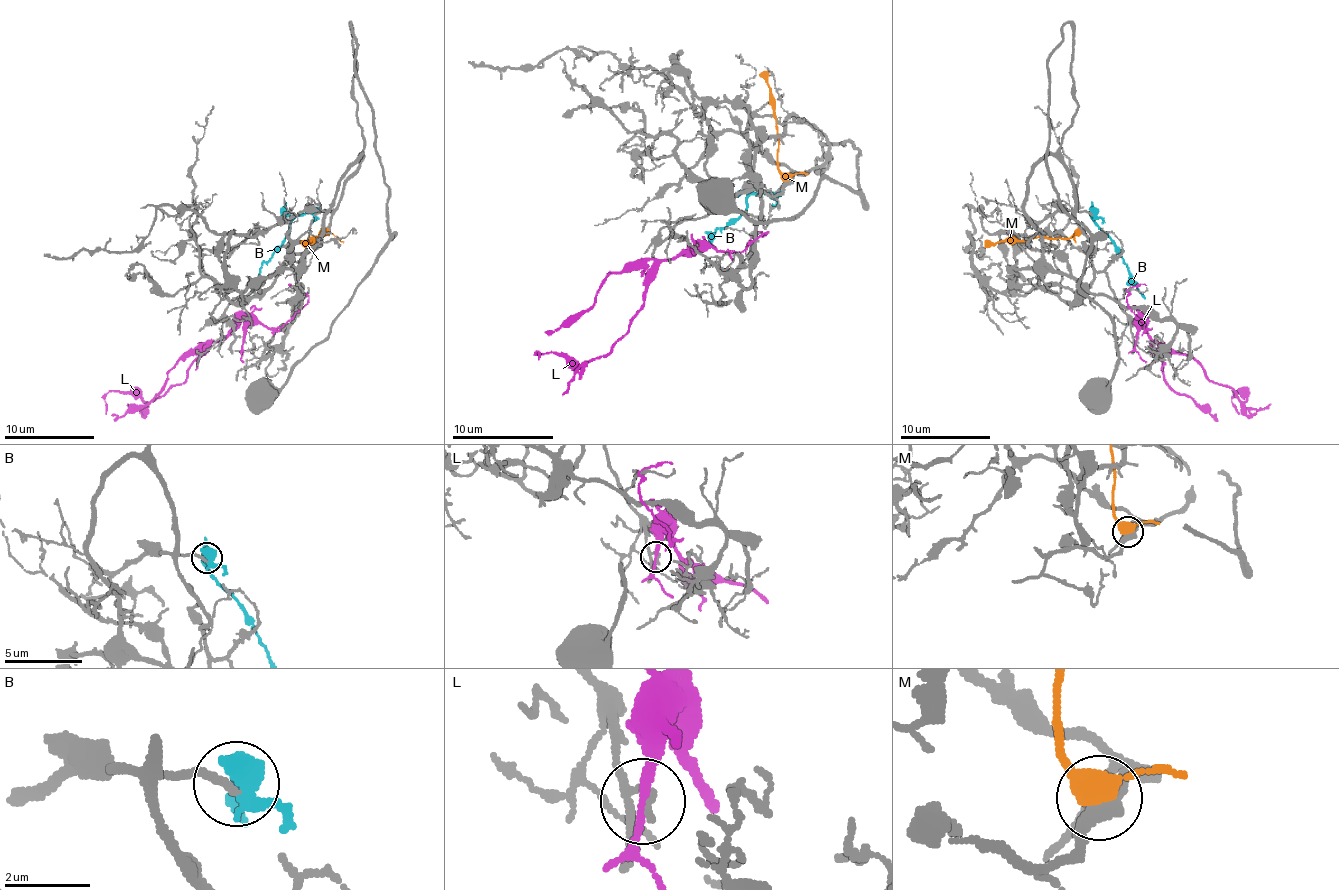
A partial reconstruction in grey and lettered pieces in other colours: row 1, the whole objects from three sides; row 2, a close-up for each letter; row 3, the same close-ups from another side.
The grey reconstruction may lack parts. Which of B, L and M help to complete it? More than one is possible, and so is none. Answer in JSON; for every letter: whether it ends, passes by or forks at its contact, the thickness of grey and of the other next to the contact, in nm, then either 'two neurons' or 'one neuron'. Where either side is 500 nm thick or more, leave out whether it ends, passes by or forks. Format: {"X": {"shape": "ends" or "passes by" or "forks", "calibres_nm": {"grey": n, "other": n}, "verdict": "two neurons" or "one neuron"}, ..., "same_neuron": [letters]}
{"B": {"calibres_nm": {"grey": 170, "other": 500}, "verdict": "one neuron"}, "L": {"shape": "passes by", "calibres_nm": {"grey": 160, "other": 200}, "verdict": "two neurons"}, "M": {"shape": "passes by", "calibres_nm": {"grey": 320, "other": 460}, "verdict": "two neurons"}, "same_neuron": ["B"]}

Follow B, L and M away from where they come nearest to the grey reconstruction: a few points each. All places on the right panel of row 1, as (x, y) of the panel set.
B: (1093, 214), (1129, 268), (1131, 283), (1145, 299)
L: (1136, 339), (1140, 324), (1156, 344), (1192, 357), (1214, 382), (1243, 402), (1243, 398), (1232, 391), (1239, 413)
M: (1080, 229), (1068, 238), (1032, 236), (1024, 241), (985, 241)

